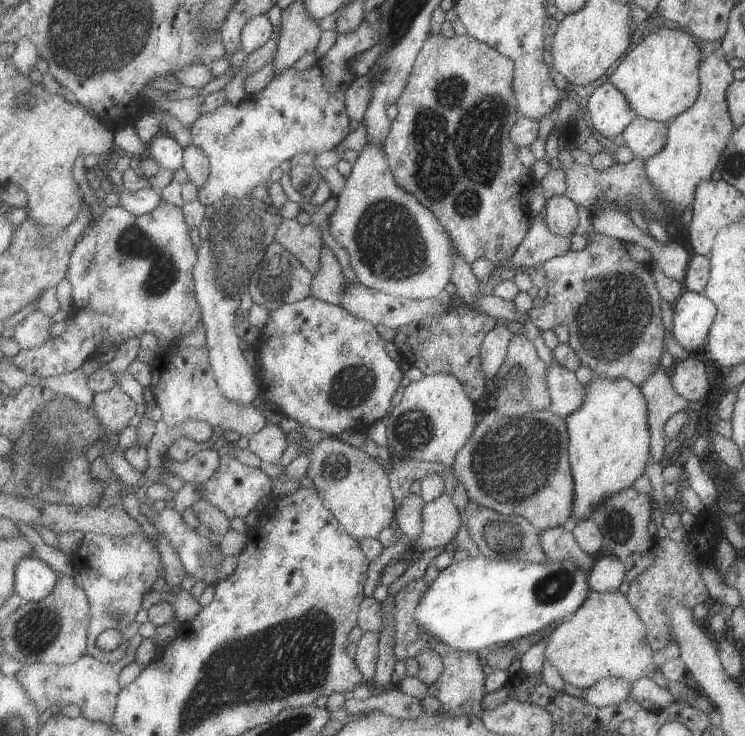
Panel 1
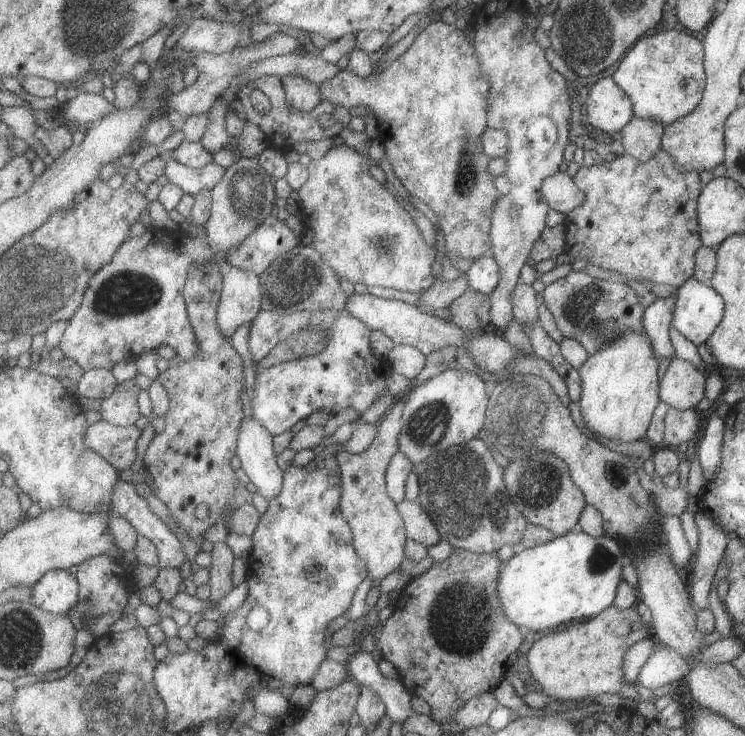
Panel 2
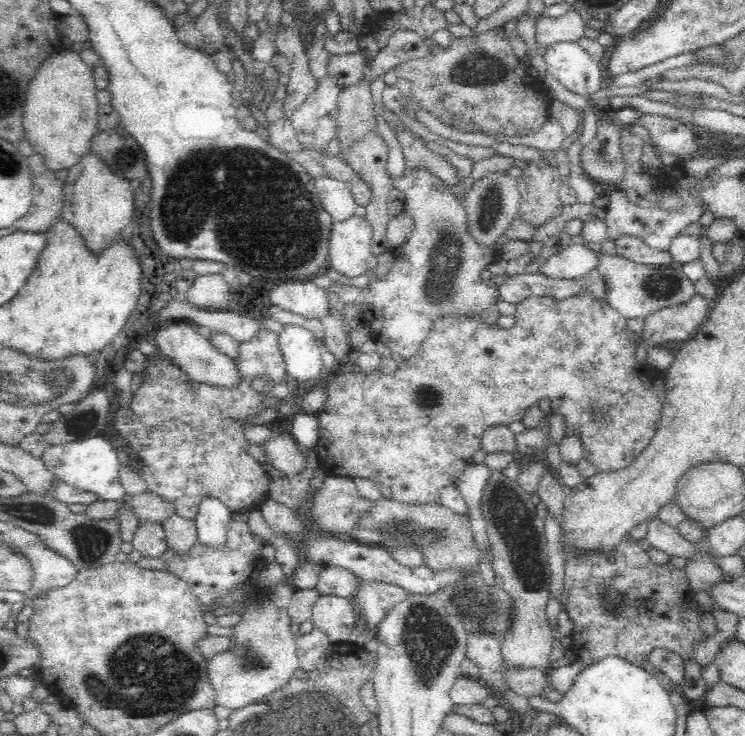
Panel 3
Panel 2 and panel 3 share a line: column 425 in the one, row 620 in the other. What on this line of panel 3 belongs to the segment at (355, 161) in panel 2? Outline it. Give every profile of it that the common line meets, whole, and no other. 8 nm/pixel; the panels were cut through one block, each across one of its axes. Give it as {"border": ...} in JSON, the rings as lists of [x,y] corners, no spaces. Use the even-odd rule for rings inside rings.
{"border":[[[268,604],[264,610],[248,610],[244,612],[244,622],[236,626],[234,646],[222,654],[216,654],[207,661],[207,674],[214,688],[216,706],[226,706],[233,711],[244,708],[248,704],[270,696],[272,692],[282,688],[290,680],[294,671],[299,669],[299,658],[296,652],[296,637],[290,634],[290,619],[286,610],[278,612]]]}

